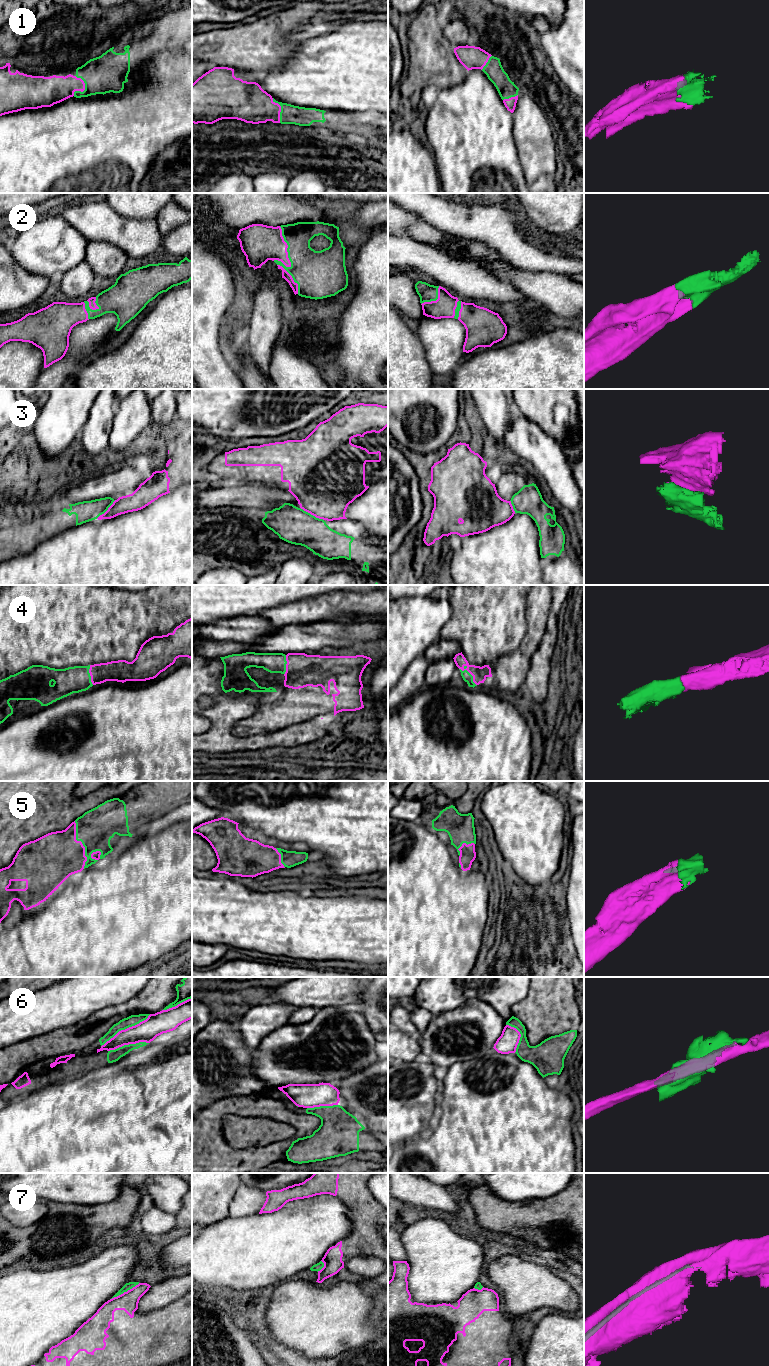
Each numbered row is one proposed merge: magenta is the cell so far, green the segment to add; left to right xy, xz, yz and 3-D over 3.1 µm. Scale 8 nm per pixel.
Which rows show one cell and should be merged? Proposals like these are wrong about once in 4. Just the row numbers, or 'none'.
1, 2, 4, 5

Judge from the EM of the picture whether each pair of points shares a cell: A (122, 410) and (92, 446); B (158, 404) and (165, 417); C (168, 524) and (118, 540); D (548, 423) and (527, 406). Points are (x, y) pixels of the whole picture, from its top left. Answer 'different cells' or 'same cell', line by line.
A: different cells
B: same cell
C: same cell
D: same cell

